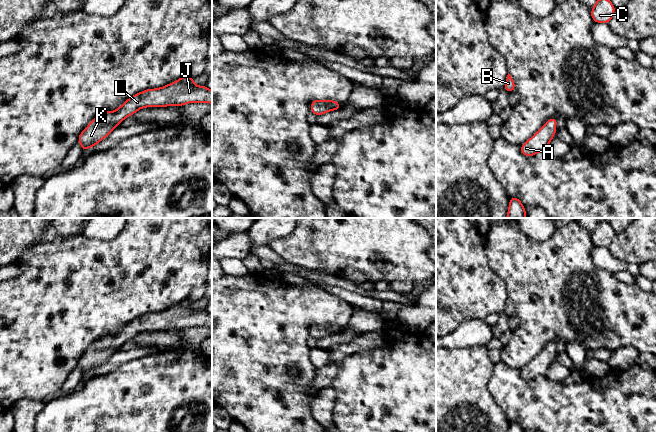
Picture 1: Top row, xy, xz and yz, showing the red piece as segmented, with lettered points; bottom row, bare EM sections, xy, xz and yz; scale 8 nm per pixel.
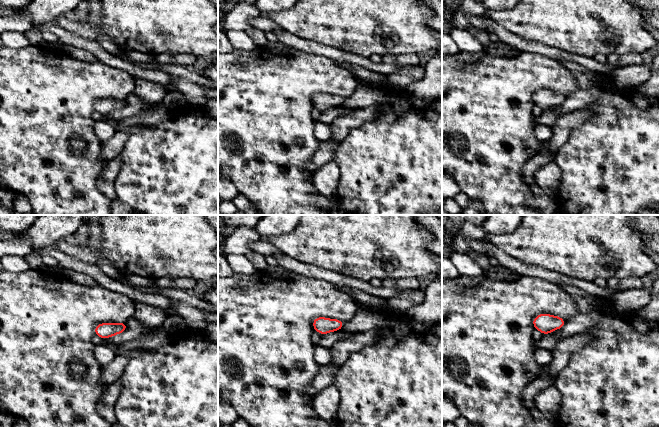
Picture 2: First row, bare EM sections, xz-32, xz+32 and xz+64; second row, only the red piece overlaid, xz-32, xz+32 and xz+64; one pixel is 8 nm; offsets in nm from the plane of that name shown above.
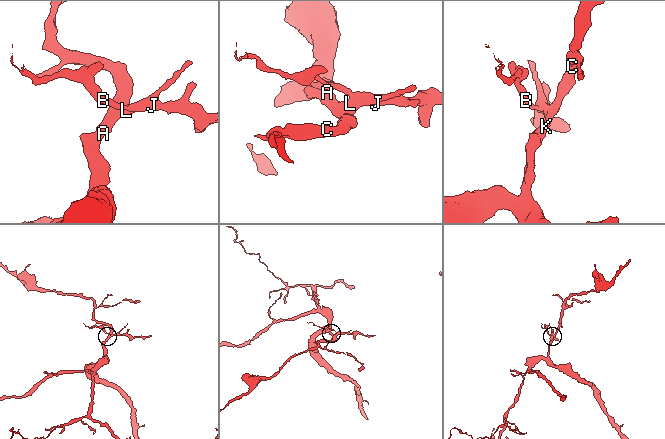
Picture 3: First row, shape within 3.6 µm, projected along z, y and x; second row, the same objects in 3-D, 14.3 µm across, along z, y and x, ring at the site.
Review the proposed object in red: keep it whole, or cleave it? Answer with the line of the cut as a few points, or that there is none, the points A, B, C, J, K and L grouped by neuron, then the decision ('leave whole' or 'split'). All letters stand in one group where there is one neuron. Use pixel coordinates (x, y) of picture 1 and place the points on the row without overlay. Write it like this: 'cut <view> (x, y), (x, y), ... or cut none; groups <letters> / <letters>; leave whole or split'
cut none; groups A B C J K L; leave whole

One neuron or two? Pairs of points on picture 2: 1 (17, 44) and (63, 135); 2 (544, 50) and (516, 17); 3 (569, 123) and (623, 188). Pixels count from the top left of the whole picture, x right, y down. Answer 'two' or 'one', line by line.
1: two
2: two
3: two

